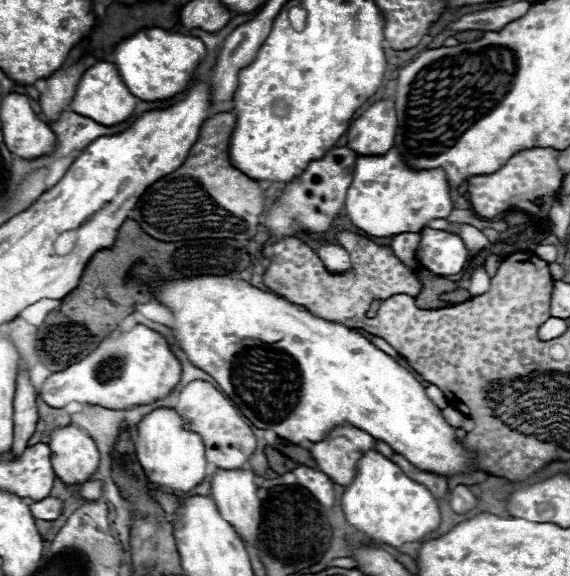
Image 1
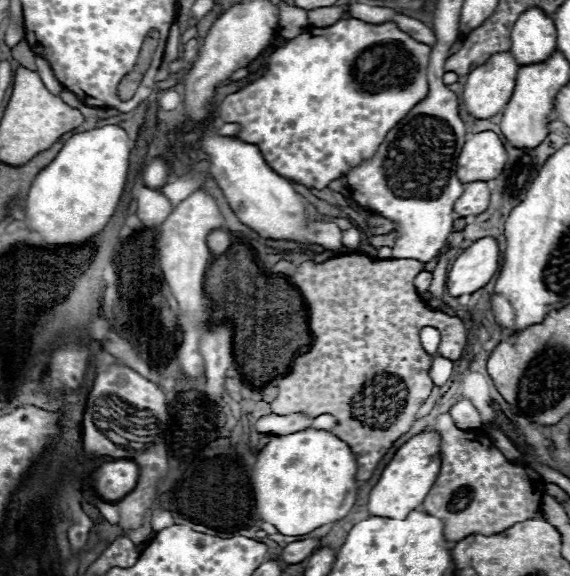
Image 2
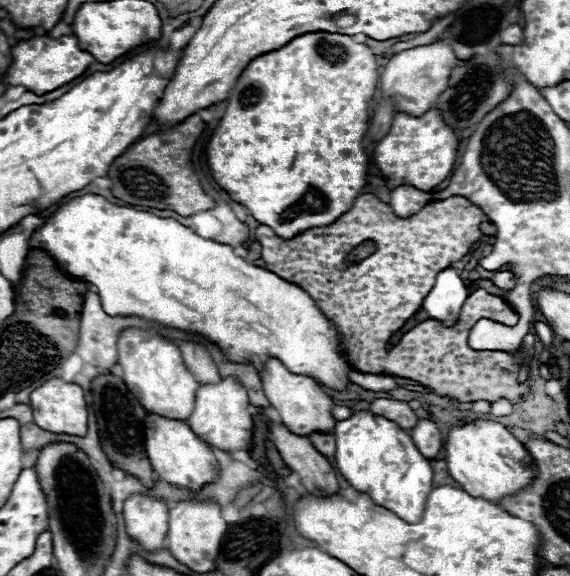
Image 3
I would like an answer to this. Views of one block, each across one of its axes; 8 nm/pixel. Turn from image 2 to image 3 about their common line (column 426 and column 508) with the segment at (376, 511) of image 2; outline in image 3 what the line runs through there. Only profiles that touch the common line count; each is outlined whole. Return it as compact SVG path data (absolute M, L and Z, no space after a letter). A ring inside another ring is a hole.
M470 420L450 426L444 440L444 452L450 476L468 490L468 494L476 494L476 498L488 502L496 502L496 498L504 498L504 494L522 490L532 480L532 474L536 474L524 446L506 430L506 426L492 420Z

